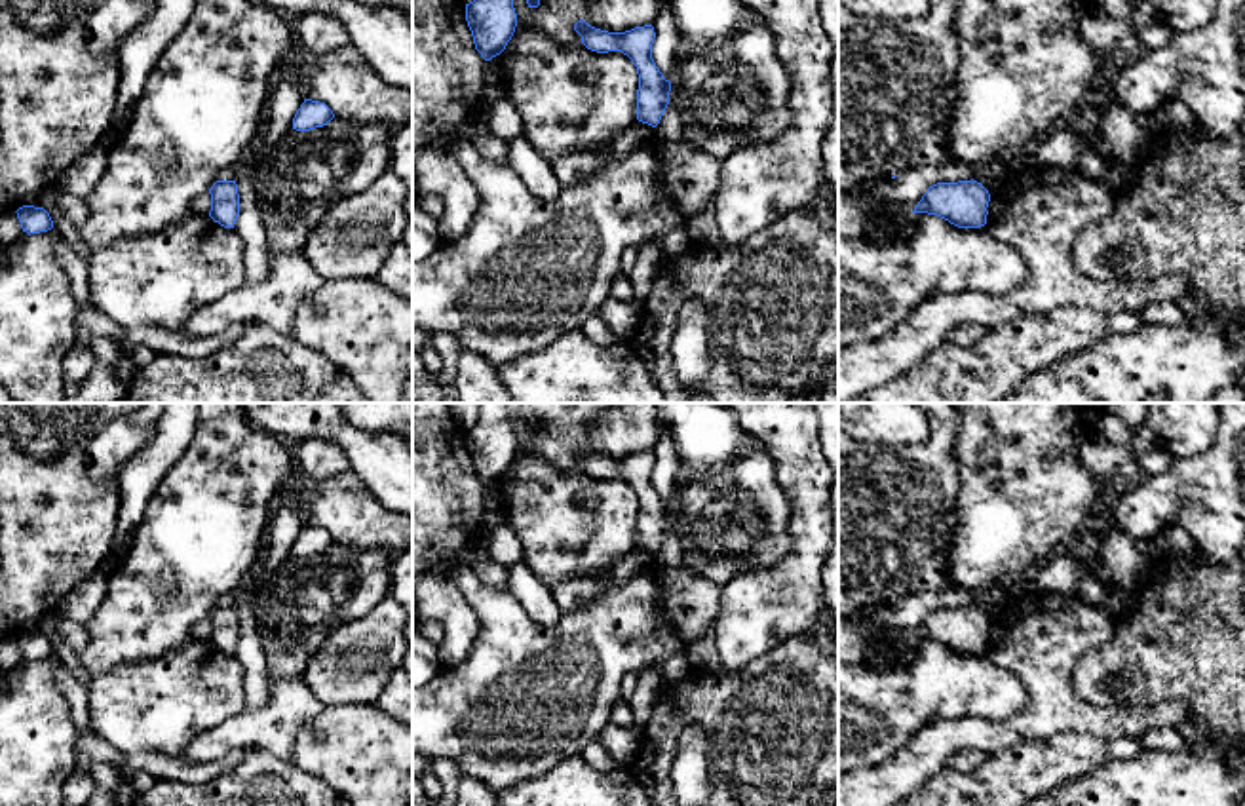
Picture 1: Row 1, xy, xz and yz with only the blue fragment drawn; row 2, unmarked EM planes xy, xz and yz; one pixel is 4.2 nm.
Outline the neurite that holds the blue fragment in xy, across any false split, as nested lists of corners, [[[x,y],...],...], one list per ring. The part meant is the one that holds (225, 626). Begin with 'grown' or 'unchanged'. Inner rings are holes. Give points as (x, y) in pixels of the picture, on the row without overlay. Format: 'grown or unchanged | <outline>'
unchanged | [[[217,606],[211,614],[209,643],[224,654],[234,654],[239,641],[239,620],[236,606]]]

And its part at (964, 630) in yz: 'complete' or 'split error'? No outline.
complete

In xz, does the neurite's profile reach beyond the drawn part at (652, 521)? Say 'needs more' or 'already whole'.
already whole

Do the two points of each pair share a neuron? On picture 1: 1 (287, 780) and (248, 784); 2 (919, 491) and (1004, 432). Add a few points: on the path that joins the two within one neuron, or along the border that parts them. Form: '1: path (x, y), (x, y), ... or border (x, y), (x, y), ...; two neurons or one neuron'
1: path (278, 784), (257, 784); one neuron
2: border (957, 422), (955, 512); two neurons

